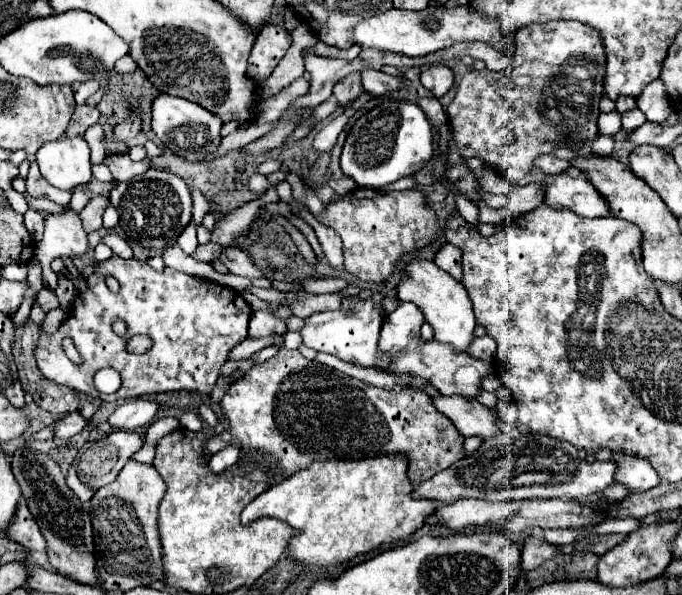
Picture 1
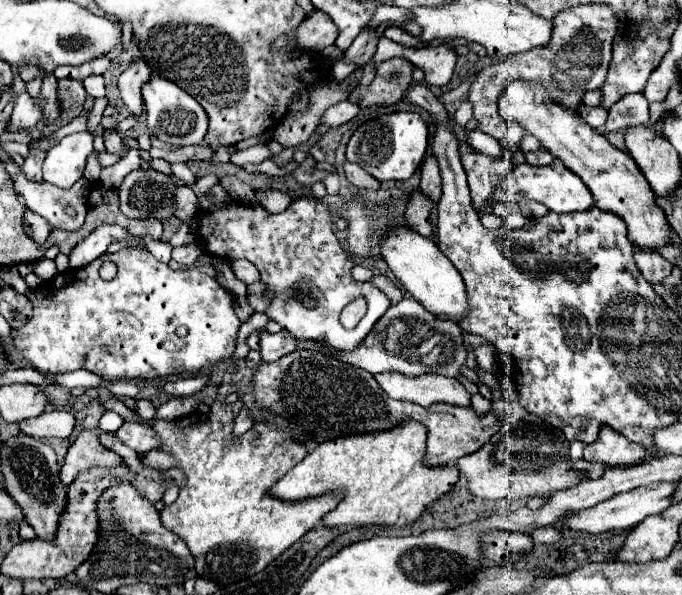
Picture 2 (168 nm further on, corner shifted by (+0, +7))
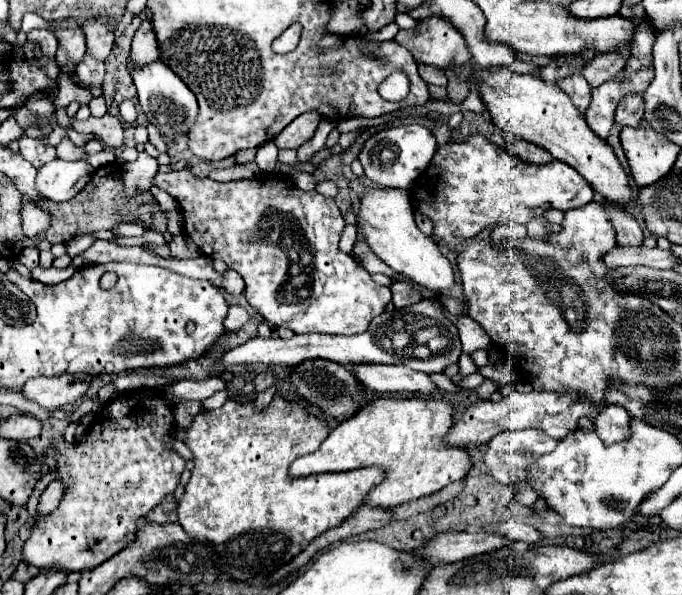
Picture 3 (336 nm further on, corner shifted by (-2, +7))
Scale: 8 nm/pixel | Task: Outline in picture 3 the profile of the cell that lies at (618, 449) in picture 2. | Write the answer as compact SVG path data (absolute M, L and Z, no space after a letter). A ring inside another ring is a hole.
M605 406L603 412L595 418L595 432L603 440L603 444L615 444L627 440L631 436L631 416L623 406Z

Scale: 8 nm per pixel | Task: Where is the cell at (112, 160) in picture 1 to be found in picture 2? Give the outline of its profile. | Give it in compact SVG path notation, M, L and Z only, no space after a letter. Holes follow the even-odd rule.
M105 130L103 132L103 140L105 140L105 148L111 154L119 154L123 148L123 138L117 130Z

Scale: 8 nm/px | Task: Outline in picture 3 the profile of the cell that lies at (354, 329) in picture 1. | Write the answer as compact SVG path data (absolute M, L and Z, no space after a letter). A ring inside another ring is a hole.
M187 168L167 174L157 172L155 186L179 202L183 210L183 228L199 250L213 260L223 260L245 278L245 296L249 304L273 326L291 328L295 334L319 332L353 336L365 332L371 318L381 314L391 302L391 290L373 282L369 272L351 254L339 250L345 222L333 198L325 198L315 190L303 192L275 174L259 180L221 184L211 178L199 180Z

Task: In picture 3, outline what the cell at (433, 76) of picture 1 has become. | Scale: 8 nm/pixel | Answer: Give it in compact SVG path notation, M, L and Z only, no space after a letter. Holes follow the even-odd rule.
M439 16L419 20L415 30L399 30L395 42L405 46L417 64L429 64L439 70L449 70L471 62L463 36L459 36L447 20L439 20Z

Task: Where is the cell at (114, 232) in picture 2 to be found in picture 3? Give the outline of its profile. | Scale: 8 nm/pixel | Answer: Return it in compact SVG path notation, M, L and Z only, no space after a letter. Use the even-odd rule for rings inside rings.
M87 234L87 236L77 236L75 240L69 240L69 242L65 244L65 246L67 246L67 254L69 254L71 258L83 254L95 240L97 240L97 238L91 236L91 234Z

